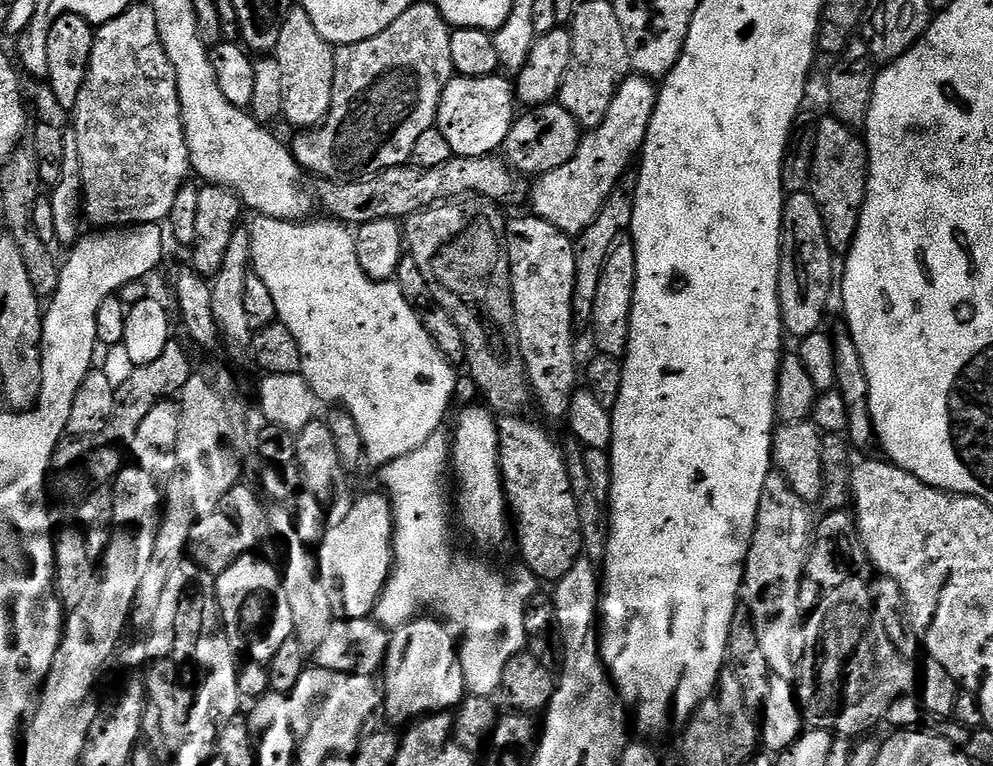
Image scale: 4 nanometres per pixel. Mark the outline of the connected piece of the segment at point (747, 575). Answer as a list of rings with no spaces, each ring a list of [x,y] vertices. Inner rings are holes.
[[[773,470],[769,472],[766,478],[766,486],[762,486],[762,498],[758,502],[758,518],[754,526],[754,534],[752,540],[748,543],[748,556],[744,559],[744,582],[742,585],[742,600],[746,605],[747,611],[752,617],[752,625],[758,634],[758,646],[762,646],[762,655],[766,657],[766,662],[770,666],[773,676],[781,676],[787,680],[792,680],[794,676],[794,662],[799,662],[804,659],[804,626],[806,623],[806,613],[802,610],[800,605],[800,583],[804,577],[804,567],[808,561],[808,554],[810,551],[810,539],[808,535],[812,532],[812,516],[808,513],[810,508],[809,501],[798,498],[798,494],[794,494],[794,490],[790,486],[790,482],[786,482],[786,478],[781,476],[779,472]]]

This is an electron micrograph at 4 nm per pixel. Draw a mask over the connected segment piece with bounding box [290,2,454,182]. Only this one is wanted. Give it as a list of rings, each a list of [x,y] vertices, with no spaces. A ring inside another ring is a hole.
[[[417,2],[414,6],[410,6],[410,10],[406,10],[406,14],[402,14],[402,18],[390,22],[390,26],[386,26],[386,30],[382,30],[382,34],[374,34],[374,38],[366,38],[366,42],[339,45],[335,49],[334,94],[330,102],[330,110],[319,126],[301,131],[297,135],[300,137],[294,142],[291,141],[290,144],[292,156],[300,163],[301,169],[305,173],[313,172],[316,178],[320,180],[347,182],[365,176],[374,176],[378,172],[386,171],[387,168],[399,168],[407,165],[411,161],[412,151],[418,143],[418,137],[424,131],[436,127],[436,115],[438,114],[440,99],[442,98],[442,90],[446,90],[446,86],[454,78],[452,63],[450,62],[450,38],[452,34],[453,29],[444,21],[435,3],[428,2],[428,4],[424,4],[424,2]]]

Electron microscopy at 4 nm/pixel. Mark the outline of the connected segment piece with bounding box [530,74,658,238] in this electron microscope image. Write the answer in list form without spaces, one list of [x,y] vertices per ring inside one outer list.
[[[629,75],[614,94],[614,102],[610,102],[606,118],[602,118],[597,128],[583,133],[574,158],[570,158],[566,166],[550,170],[533,183],[536,185],[532,188],[531,215],[550,222],[550,226],[558,226],[558,230],[573,238],[587,230],[590,222],[598,218],[606,198],[610,198],[616,189],[617,182],[641,155],[650,118],[654,114],[657,91],[657,85],[647,76]]]

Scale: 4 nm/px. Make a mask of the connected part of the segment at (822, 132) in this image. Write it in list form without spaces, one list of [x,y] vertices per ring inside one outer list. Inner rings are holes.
[[[835,118],[821,119],[816,126],[816,145],[812,151],[810,191],[826,226],[826,238],[833,253],[847,253],[854,242],[864,199],[868,193],[868,145],[853,129]]]

